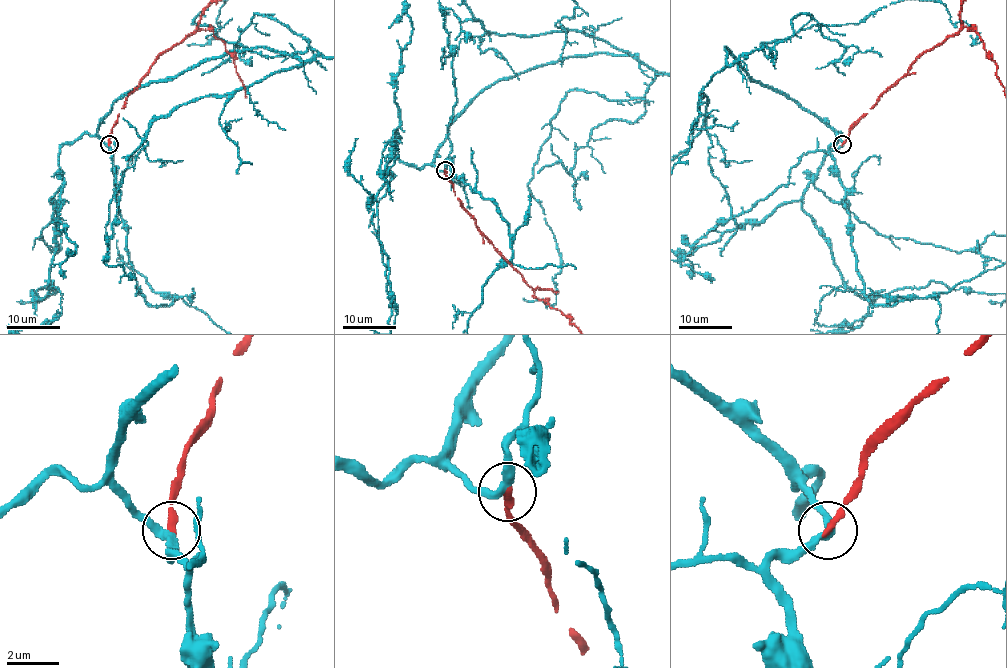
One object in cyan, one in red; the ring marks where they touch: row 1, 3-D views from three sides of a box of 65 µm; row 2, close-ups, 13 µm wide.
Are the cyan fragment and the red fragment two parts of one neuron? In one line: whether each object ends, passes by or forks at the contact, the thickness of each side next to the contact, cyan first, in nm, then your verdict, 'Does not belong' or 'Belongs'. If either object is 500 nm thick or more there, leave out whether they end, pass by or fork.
At the ring cyan passes by. At the ring red ends. Thickness 280 nm (cyan) against 280 nm. Does not belong

